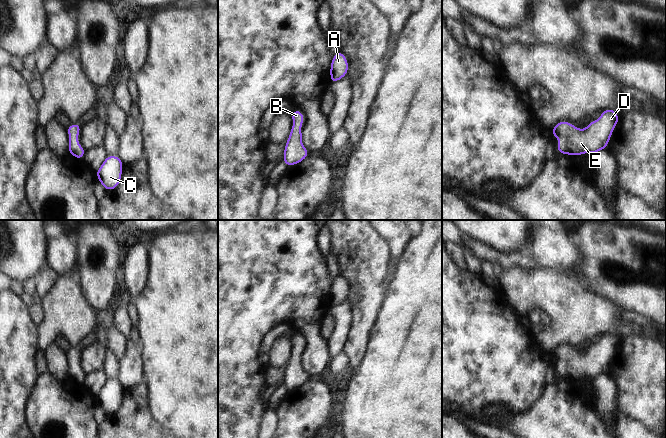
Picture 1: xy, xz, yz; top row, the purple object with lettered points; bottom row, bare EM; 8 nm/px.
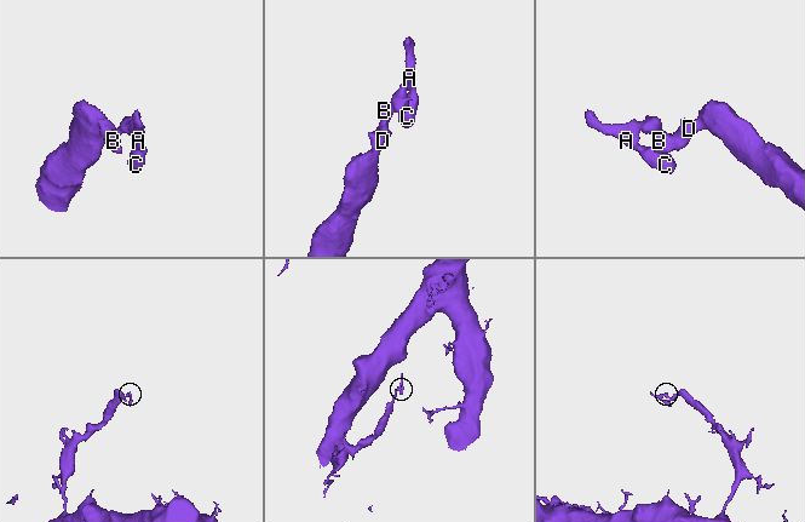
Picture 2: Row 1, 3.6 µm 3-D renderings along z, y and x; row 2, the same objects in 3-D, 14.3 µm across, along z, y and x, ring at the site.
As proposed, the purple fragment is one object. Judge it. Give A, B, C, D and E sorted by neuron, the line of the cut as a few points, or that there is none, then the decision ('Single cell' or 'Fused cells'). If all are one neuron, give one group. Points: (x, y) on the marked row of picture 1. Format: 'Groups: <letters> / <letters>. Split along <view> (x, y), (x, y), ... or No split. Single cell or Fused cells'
Groups: A B C D E. No split. Single cell

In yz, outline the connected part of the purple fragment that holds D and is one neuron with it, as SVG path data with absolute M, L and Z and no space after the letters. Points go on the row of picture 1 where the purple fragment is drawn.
M609 108L601 112L598 120L588 123L584 130L566 120L558 122L551 131L560 141L557 145L558 154L579 157L584 153L594 155L606 149L620 119L614 108Z

